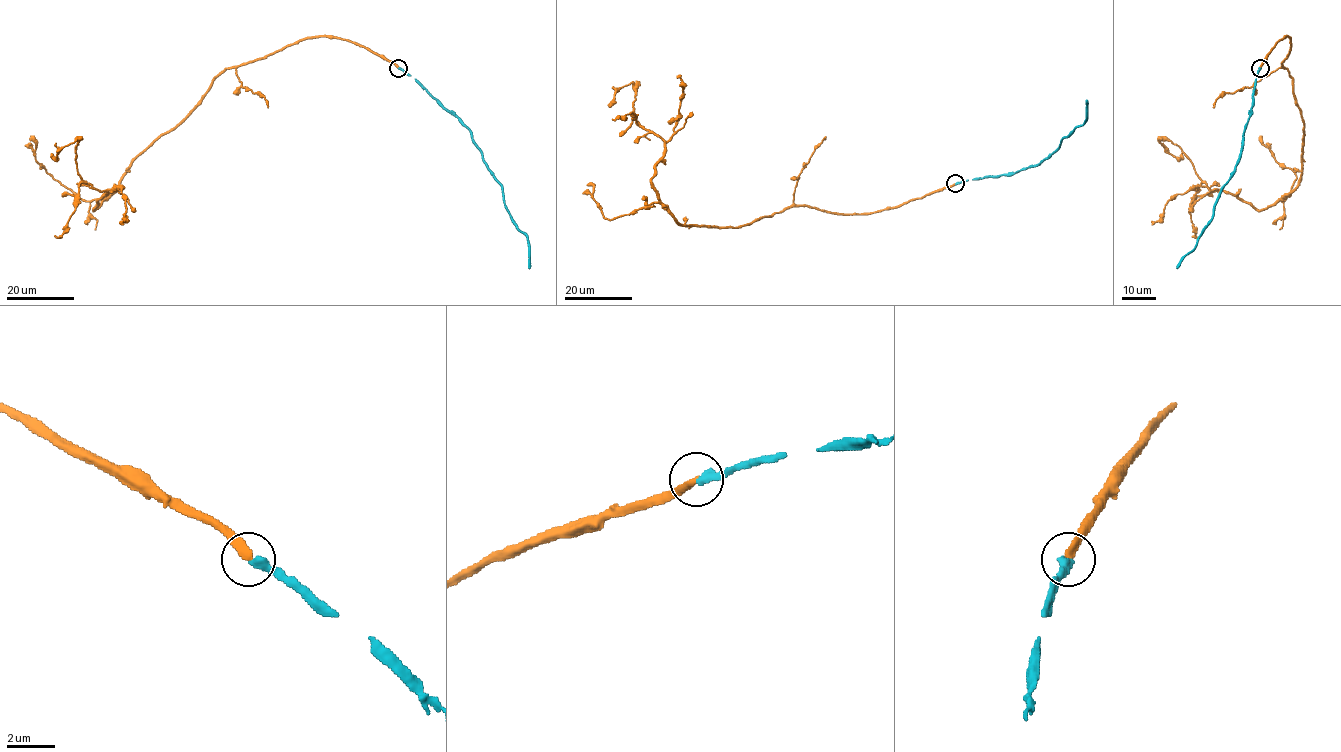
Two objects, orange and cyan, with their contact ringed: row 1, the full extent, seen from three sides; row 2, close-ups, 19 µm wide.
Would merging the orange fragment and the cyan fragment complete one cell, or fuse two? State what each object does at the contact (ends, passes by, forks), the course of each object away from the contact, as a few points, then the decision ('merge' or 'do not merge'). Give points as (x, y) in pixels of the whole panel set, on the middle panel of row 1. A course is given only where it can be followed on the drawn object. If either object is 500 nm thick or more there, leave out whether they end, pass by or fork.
orange ends; cyan ends; course orange (955, 183), (881, 210), (680, 224), (652, 183), (664, 141), (635, 119), (633, 85), (608, 105); course cyan (955, 183), (1012, 175), (1037, 166), (1085, 121), (1086, 100); merge

